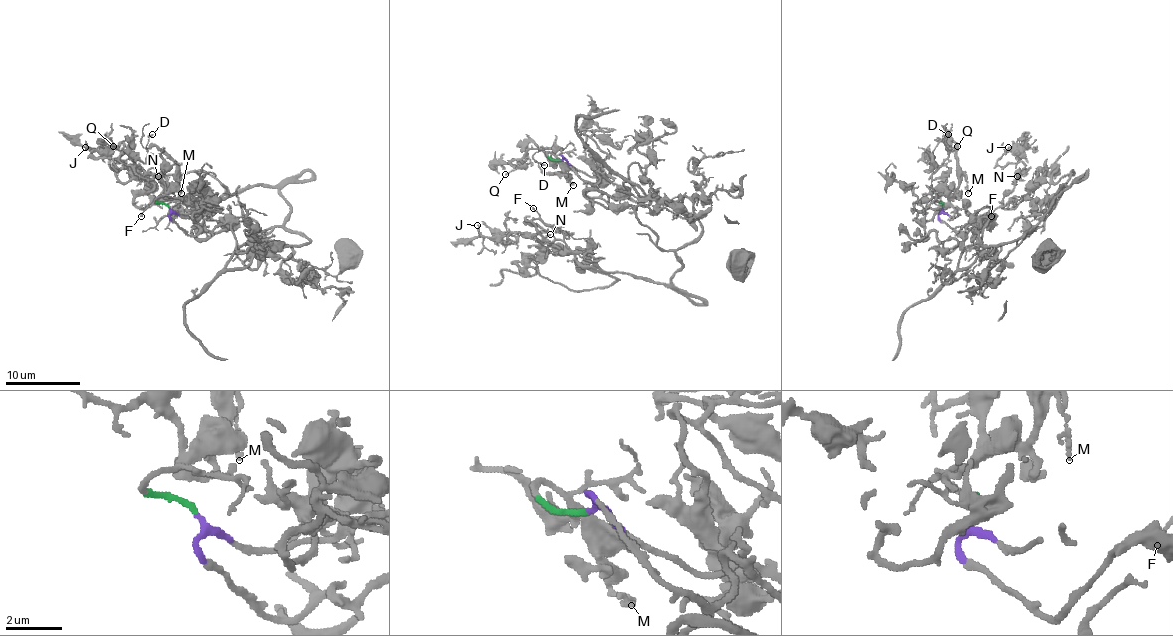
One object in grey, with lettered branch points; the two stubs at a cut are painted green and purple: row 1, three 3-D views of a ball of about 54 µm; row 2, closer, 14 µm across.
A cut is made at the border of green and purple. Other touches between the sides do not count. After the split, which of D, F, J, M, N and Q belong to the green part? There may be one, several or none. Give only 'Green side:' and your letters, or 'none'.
Green side: D, M, Q

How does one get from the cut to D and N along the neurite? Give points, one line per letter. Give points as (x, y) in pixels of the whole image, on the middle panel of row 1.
D: (561, 161), (551, 159), (550, 153), (568, 176), (546, 172), (538, 164), (544, 164)
N: (561, 161), (589, 196), (677, 202), (701, 234), (667, 284), (591, 271), (525, 221), (550, 234)

